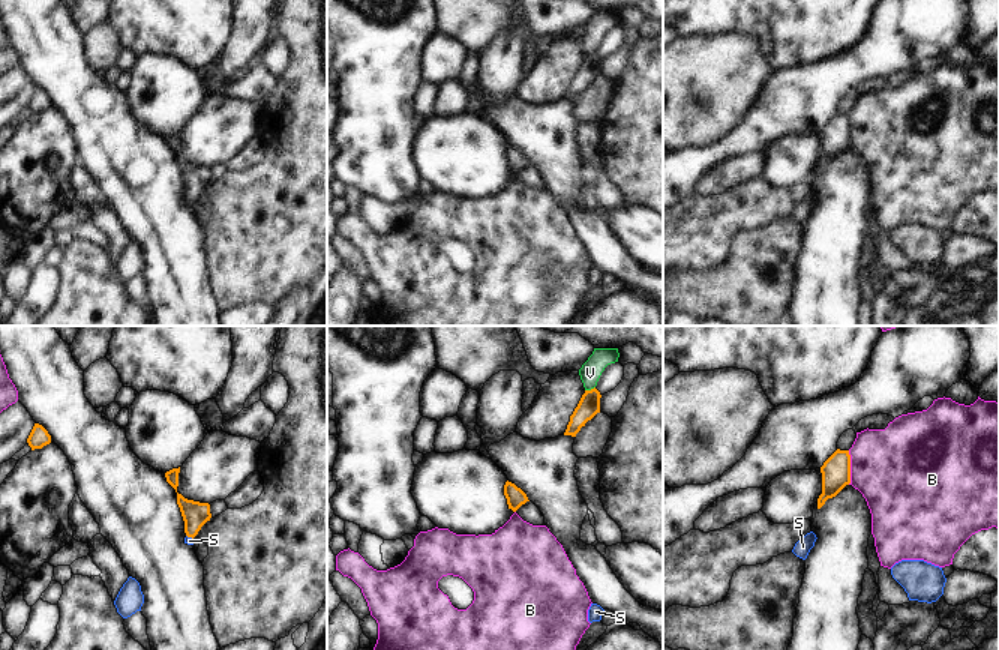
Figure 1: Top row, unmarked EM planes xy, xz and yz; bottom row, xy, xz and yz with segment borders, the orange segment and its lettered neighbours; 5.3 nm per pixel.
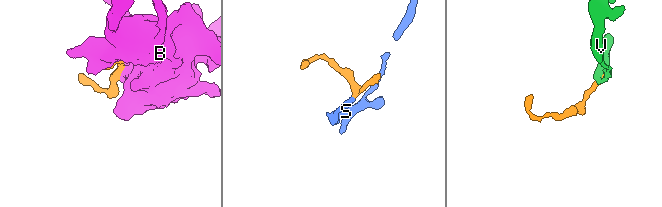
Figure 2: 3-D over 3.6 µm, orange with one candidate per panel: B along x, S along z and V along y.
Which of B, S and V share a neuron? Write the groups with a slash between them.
B / S / V

